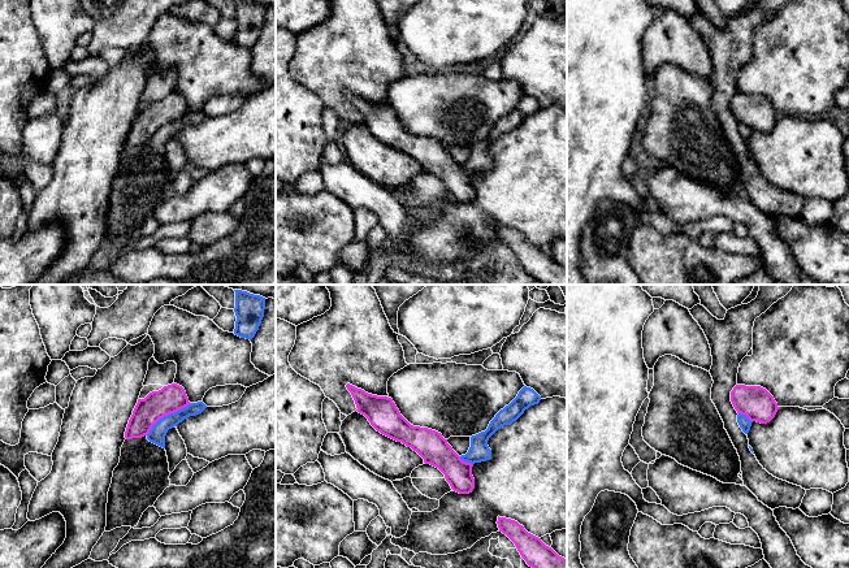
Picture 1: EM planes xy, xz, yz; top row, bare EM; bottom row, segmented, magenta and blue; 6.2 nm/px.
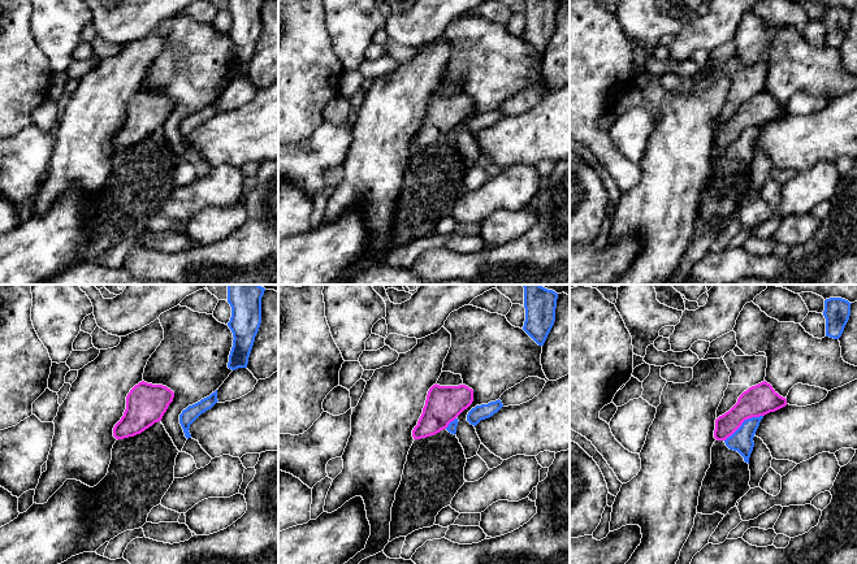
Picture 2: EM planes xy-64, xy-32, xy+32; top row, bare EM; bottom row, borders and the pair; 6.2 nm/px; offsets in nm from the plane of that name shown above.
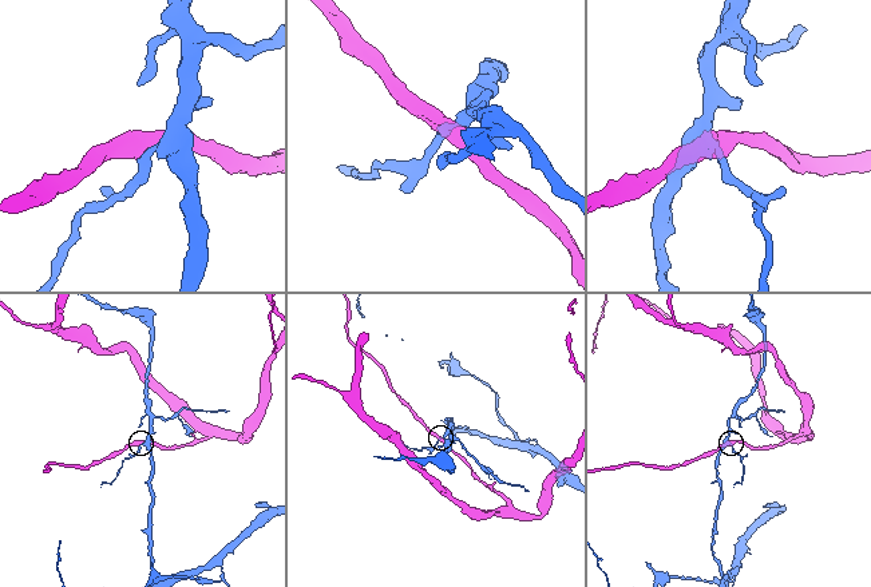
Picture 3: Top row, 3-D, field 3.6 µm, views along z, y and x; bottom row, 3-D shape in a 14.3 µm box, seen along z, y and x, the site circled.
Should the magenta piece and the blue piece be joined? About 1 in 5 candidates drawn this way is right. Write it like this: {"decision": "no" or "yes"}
{"decision": "no"}

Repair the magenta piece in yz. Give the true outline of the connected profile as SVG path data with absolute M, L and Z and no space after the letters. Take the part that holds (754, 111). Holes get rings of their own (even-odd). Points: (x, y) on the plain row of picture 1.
M736 94L731 110L737 122L745 123L751 131L767 133L779 118L774 105L761 95Z

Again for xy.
M172 92L159 100L150 101L138 112L129 129L125 147L142 147L150 142L152 135L164 125L174 122L191 113L182 95Z

